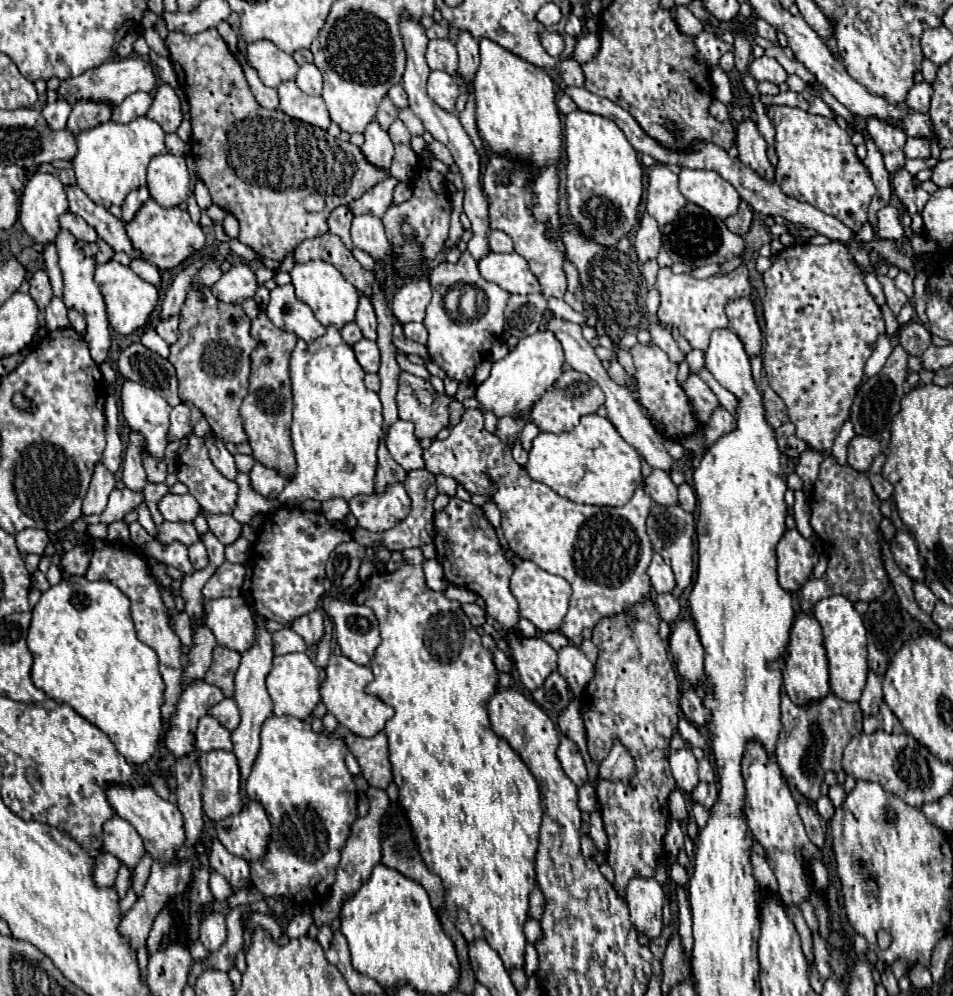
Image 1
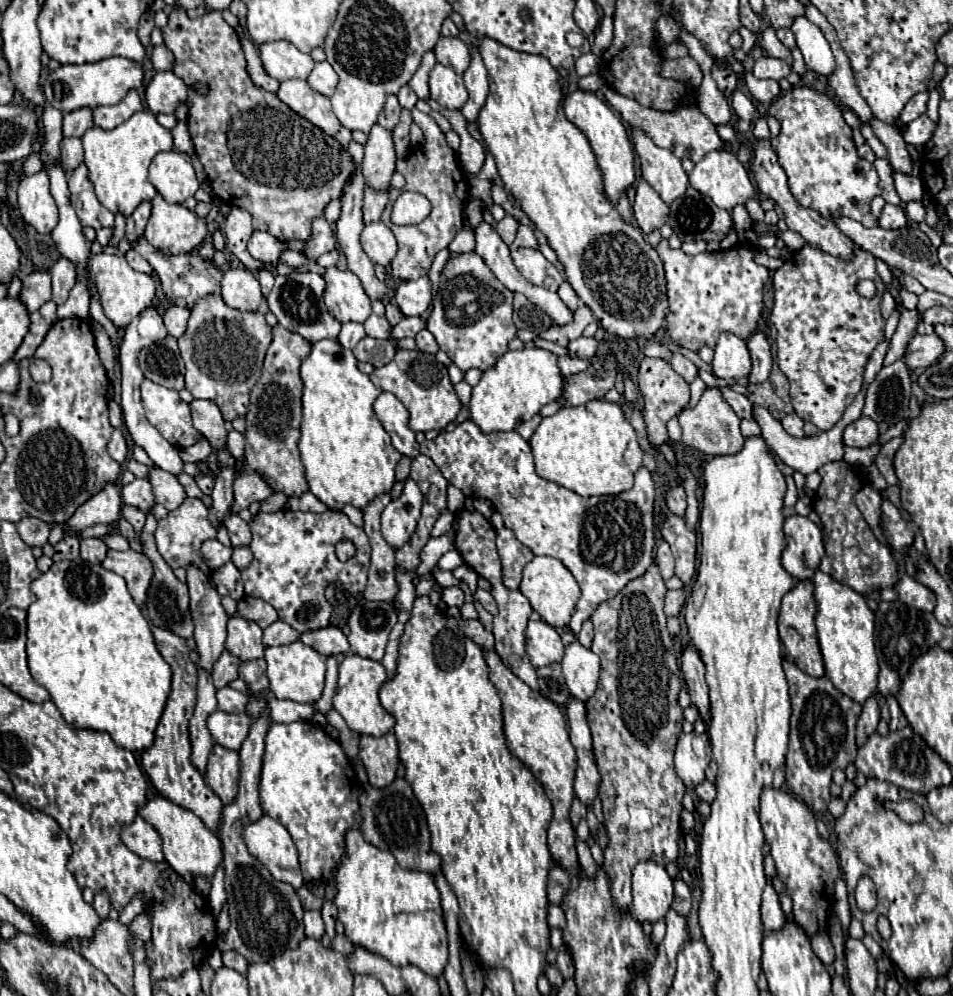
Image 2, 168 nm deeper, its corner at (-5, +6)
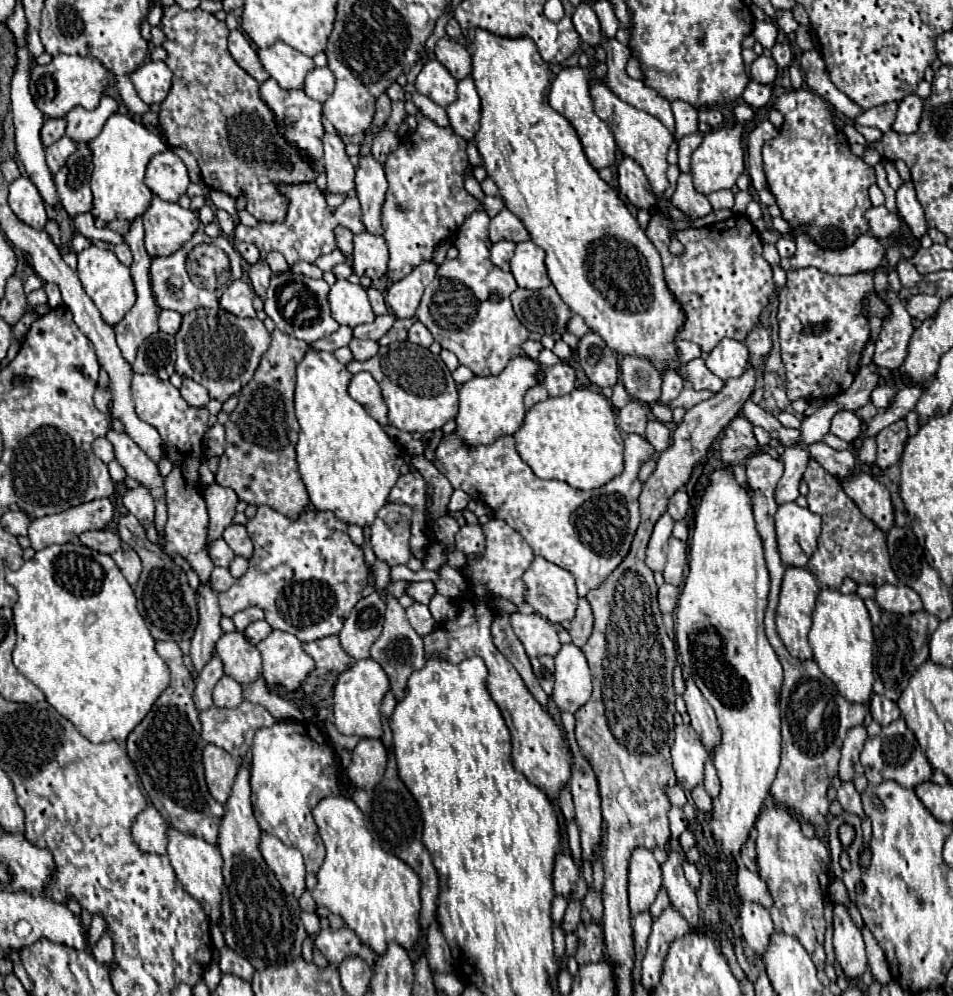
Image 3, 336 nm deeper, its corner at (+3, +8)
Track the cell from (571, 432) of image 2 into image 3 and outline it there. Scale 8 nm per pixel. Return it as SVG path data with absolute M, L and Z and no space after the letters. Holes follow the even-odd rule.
M573 389L569 395L547 397L545 401L535 403L525 413L525 423L513 435L513 439L517 445L517 453L537 477L567 481L575 489L601 487L623 471L623 437L617 429L615 413L611 409L611 403L601 393L591 389Z

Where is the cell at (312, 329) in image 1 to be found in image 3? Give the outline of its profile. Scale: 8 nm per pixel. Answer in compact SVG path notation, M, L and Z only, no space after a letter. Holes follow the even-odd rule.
M289 271L279 273L279 275L271 275L271 287L269 287L267 299L265 299L265 313L275 321L279 331L283 331L287 335L293 335L295 339L301 339L305 343L313 343L317 339L329 337L333 331L339 329L339 323L331 317L331 309L329 309L329 301L327 301L329 289L331 287L323 279L319 279L319 281L309 279L309 277L295 279L295 275L291 275ZM289 285L291 287L297 285L299 291L295 293L293 299L289 299L285 305L281 305L281 291Z

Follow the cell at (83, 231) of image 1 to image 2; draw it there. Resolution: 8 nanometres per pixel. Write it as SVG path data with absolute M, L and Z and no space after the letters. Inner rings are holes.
M83 163L69 175L69 191L71 191L71 205L83 227L93 227L97 231L103 227L113 227L113 213L97 201L93 185L89 185L87 169Z

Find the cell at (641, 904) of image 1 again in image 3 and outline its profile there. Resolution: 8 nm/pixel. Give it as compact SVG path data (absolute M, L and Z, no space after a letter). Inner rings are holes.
M635 849L629 863L631 915L647 911L661 889L661 867L649 849Z

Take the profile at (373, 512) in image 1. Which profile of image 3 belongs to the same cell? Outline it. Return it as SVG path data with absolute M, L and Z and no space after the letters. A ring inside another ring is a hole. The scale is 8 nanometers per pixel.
M387 503L375 523L371 525L369 545L379 561L385 561L389 567L405 565L411 557L409 551L409 533L411 529L411 511L399 503Z

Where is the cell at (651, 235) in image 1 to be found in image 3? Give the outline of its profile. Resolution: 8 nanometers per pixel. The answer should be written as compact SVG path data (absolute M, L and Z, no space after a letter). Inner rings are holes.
M623 157L617 165L617 187L619 193L629 199L629 203L633 203L637 209L651 211L657 203L657 199L649 191L641 165L631 157Z

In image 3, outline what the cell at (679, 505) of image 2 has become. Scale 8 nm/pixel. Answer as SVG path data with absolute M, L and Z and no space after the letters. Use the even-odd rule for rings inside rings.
M677 491L671 499L669 499L669 507L667 507L667 513L675 519L675 521L681 521L687 517L687 511L689 511L689 495L685 491Z

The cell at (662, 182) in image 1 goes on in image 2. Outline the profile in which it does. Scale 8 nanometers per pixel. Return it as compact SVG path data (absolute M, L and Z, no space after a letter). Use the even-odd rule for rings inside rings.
M633 129L633 143L641 161L643 179L659 193L659 197L667 205L671 205L689 187L681 159L677 159L669 149L657 147L647 135L637 129Z

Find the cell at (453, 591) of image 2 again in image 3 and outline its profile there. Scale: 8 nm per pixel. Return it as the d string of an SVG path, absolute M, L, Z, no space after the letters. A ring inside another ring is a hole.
M421 581L421 583L409 583L407 585L407 595L417 601L417 603L423 603L427 605L431 601L431 597L435 595L435 585L433 581Z

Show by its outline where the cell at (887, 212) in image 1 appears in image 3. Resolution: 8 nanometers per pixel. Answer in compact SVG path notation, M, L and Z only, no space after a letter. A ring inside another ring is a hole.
M883 205L881 207L871 207L867 213L865 213L865 219L869 223L869 229L875 237L879 239L889 239L901 225L899 217L891 211L887 211Z

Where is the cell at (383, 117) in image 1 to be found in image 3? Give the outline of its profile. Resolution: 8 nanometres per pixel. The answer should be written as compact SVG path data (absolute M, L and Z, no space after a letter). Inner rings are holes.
M383 93L379 99L377 99L377 109L375 109L375 127L383 127L385 121L389 119L391 115L391 99L387 97L387 93Z

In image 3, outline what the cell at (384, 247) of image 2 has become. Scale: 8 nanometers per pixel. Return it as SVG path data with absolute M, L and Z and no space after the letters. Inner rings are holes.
M363 231L361 235L355 235L353 243L355 243L353 273L357 277L367 275L371 279L383 277L387 273L387 261L389 261L385 239Z

